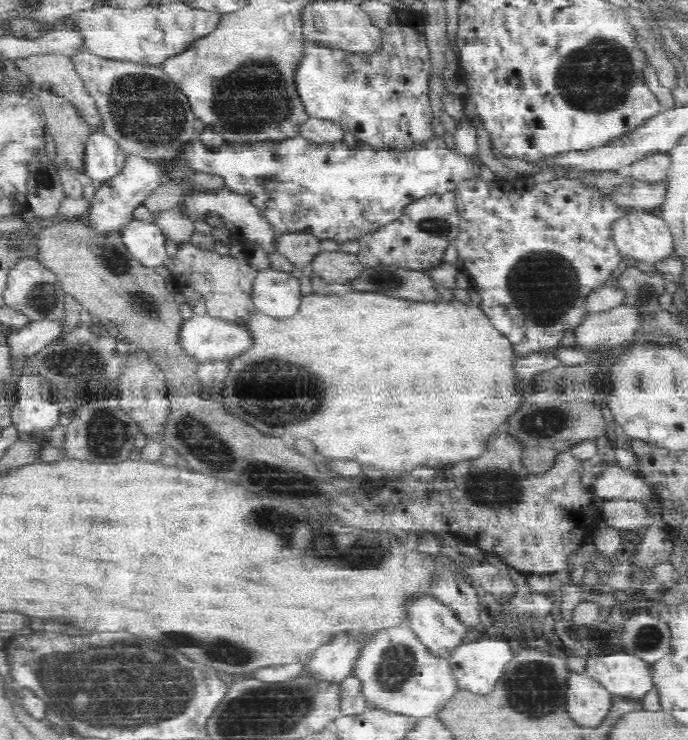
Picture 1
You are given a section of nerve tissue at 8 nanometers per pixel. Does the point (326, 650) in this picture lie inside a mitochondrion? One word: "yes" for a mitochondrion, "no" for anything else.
no

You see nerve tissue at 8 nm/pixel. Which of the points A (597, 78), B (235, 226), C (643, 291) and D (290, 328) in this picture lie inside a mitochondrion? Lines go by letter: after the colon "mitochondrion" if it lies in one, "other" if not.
A: mitochondrion
B: other
C: mitochondrion
D: other

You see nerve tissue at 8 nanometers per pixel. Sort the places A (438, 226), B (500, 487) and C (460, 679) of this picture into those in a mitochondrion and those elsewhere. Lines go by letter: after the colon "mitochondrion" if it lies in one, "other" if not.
A: mitochondrion
B: mitochondrion
C: other

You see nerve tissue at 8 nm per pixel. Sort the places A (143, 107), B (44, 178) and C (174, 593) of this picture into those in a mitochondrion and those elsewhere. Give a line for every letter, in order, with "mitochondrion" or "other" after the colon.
A: mitochondrion
B: mitochondrion
C: other

